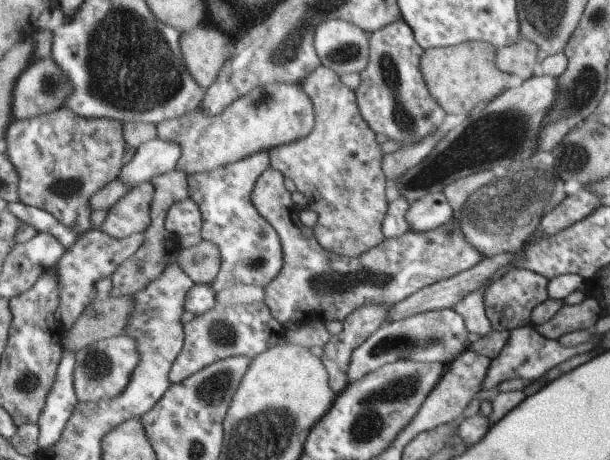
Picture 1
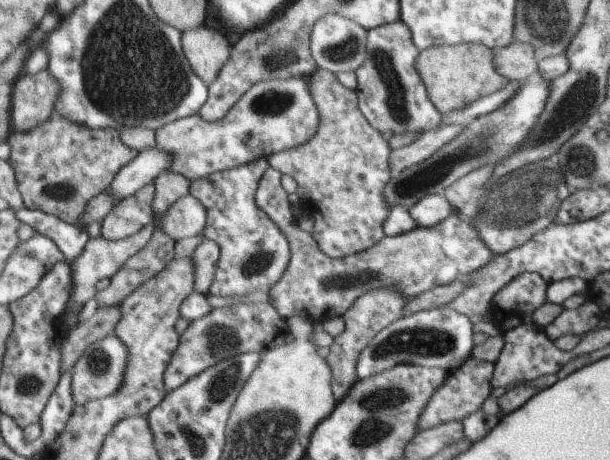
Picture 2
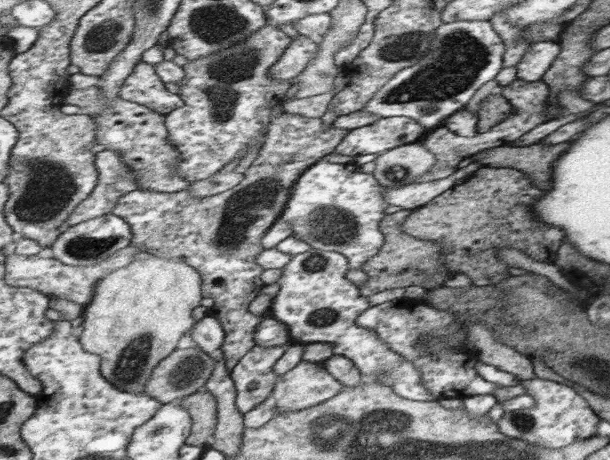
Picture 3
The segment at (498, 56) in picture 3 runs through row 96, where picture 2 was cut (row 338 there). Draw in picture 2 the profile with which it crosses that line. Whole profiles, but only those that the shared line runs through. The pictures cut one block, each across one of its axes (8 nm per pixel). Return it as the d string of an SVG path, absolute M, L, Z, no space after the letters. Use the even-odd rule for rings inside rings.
M435 306L429 310L413 312L411 316L395 320L395 324L385 326L375 334L375 340L359 352L359 360L355 364L355 374L359 380L379 376L379 372L387 372L397 364L415 364L425 368L443 368L447 374L457 370L471 354L471 320L467 314L451 310L449 306Z

